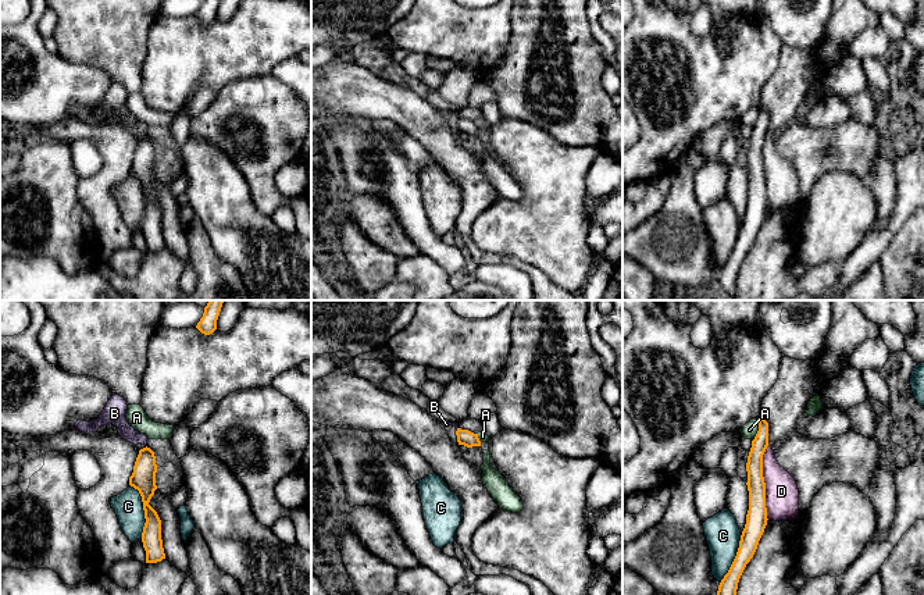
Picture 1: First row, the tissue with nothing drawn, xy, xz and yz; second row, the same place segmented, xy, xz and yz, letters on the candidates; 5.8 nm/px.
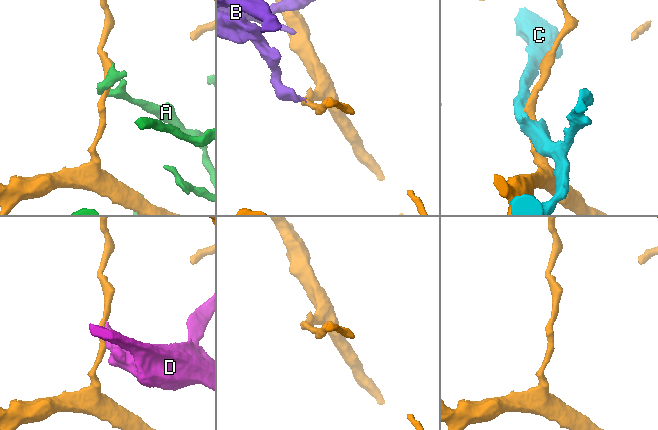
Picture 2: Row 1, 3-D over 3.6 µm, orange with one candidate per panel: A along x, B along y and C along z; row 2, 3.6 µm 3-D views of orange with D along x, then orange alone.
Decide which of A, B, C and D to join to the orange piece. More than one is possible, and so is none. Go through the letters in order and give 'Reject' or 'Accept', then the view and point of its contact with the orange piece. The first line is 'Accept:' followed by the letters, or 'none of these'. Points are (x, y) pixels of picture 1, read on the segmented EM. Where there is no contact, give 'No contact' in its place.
Accept: none of these
A: Reject. Touches orange at yz (759, 430)
B: Reject. Touches orange at xz (457, 430)
C: Reject. Touches orange at xy (143, 509)
D: Reject. Touches orange at yz (764, 483)

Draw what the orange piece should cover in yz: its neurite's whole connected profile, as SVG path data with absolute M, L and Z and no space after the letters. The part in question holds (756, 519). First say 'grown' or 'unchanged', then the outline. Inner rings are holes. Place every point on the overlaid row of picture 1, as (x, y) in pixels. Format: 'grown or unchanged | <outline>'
unchanged | M759 417L759 431L752 441L748 456L748 491L749 510L746 524L741 535L736 556L718 585L717 595L736 595L739 578L746 564L753 557L759 541L767 525L766 482L763 477L763 455L768 446L768 423Z

